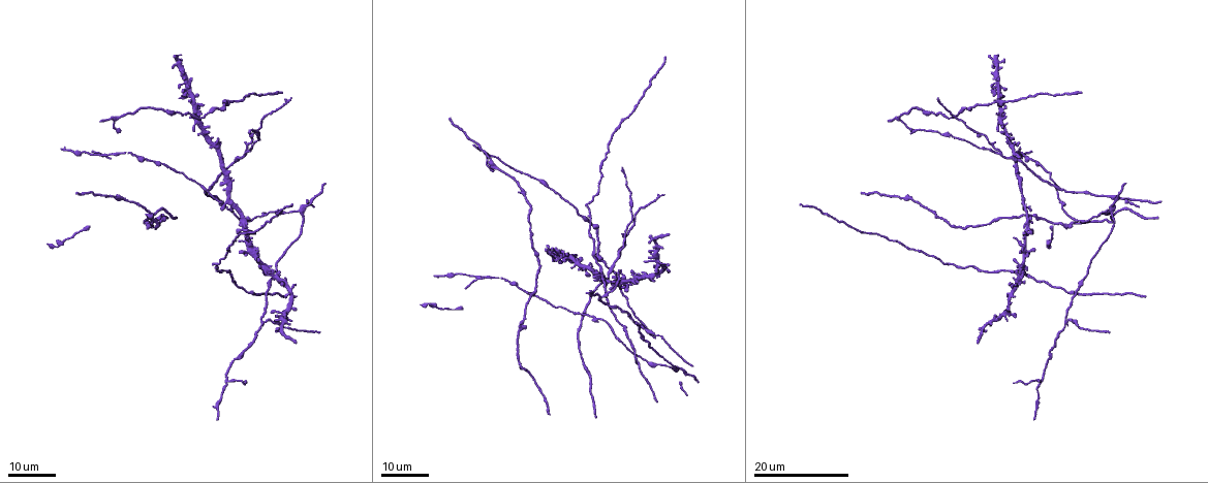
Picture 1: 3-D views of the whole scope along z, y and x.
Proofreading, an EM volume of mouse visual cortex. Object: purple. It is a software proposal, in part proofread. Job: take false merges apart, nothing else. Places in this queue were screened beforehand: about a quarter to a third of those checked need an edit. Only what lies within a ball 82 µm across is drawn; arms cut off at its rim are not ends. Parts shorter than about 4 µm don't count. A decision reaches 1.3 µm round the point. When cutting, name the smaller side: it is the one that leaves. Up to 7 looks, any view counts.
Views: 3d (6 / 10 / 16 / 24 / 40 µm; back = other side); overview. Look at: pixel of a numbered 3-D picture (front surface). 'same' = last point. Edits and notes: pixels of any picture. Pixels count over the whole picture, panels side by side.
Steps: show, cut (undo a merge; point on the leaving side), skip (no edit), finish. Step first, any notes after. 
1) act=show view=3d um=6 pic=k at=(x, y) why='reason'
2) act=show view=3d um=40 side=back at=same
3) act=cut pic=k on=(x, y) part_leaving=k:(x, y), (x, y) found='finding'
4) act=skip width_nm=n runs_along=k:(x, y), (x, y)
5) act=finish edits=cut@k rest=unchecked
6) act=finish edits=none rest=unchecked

act=show view=3d um=16 pic=1 at=(226, 380) why='three arms meet'

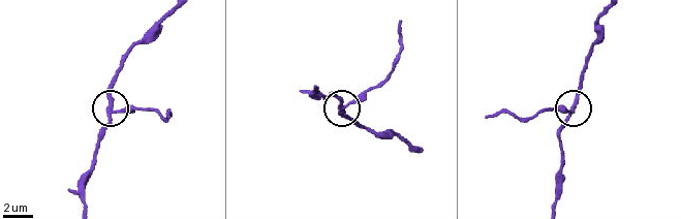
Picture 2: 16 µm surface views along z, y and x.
act=show view=3d um=10 pic=2 at=(115, 111)

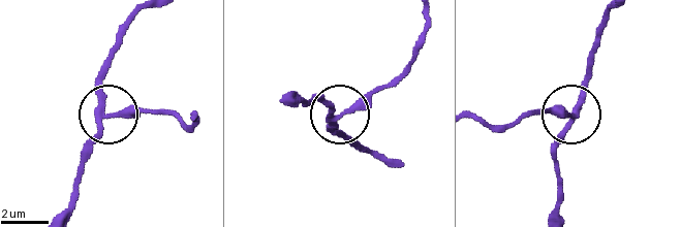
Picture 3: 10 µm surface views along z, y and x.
act=cut pic=3 on=(133, 117) side_arm_um=8 part_leaving=3:(104, 118), (161, 112), (180, 124), (191, 118) found='two neurons meet here'

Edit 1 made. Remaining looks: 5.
act=show view=overview

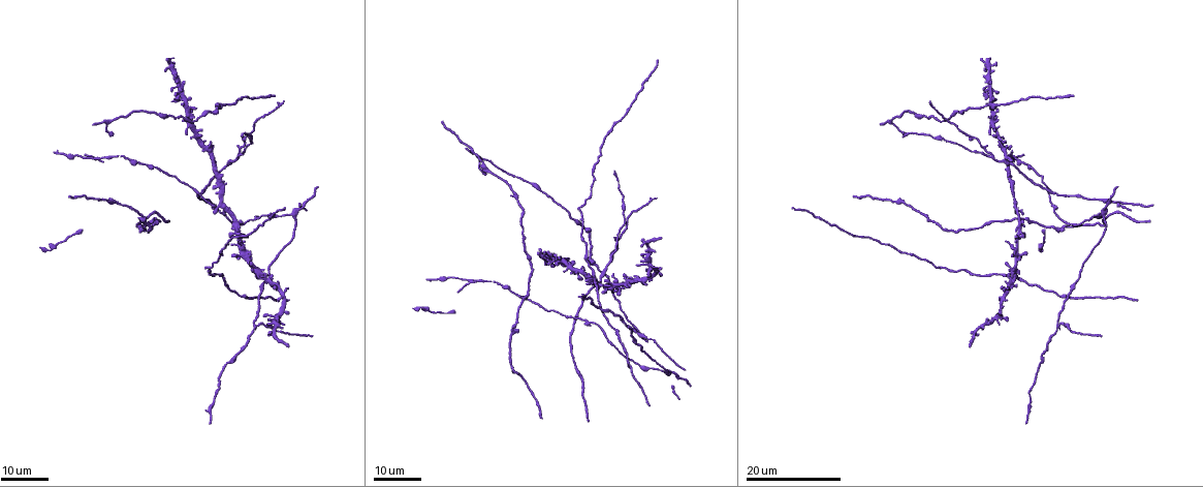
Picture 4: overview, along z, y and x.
act=show view=3d um=24 pic=4 at=(253, 330) why='two arms in line, one across'

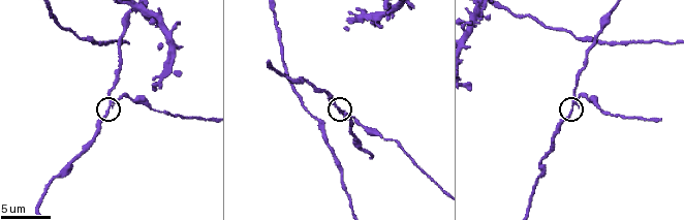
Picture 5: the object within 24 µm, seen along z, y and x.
act=show view=3d um=6 pic=5 at=(340, 112) why='zoom in'

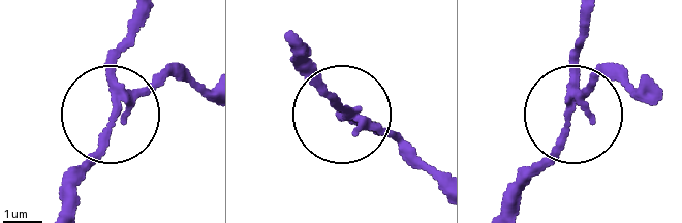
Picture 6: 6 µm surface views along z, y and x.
act=skip width_nm=190 runs_along=6:(588, 23), (575, 105), (621, 65) found='continuous, no second neuron'

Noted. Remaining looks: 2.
act=show view=3d um=16 pic=4 at=(1105, 215) why='arms part here'

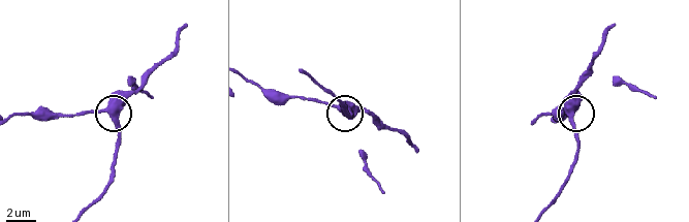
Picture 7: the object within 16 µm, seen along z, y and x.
act=show view=3d um=6 pic=7 at=(115, 114)

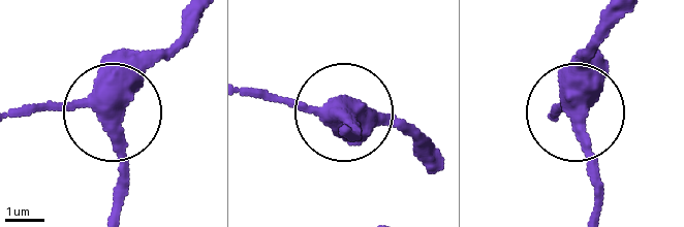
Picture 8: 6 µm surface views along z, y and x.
act=skip width_nm=420 runs_along=8:(271, 102), (386, 111), (423, 132) found='one neuron here'

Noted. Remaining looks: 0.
act=finish edits=cut@3 rest=unchecked

